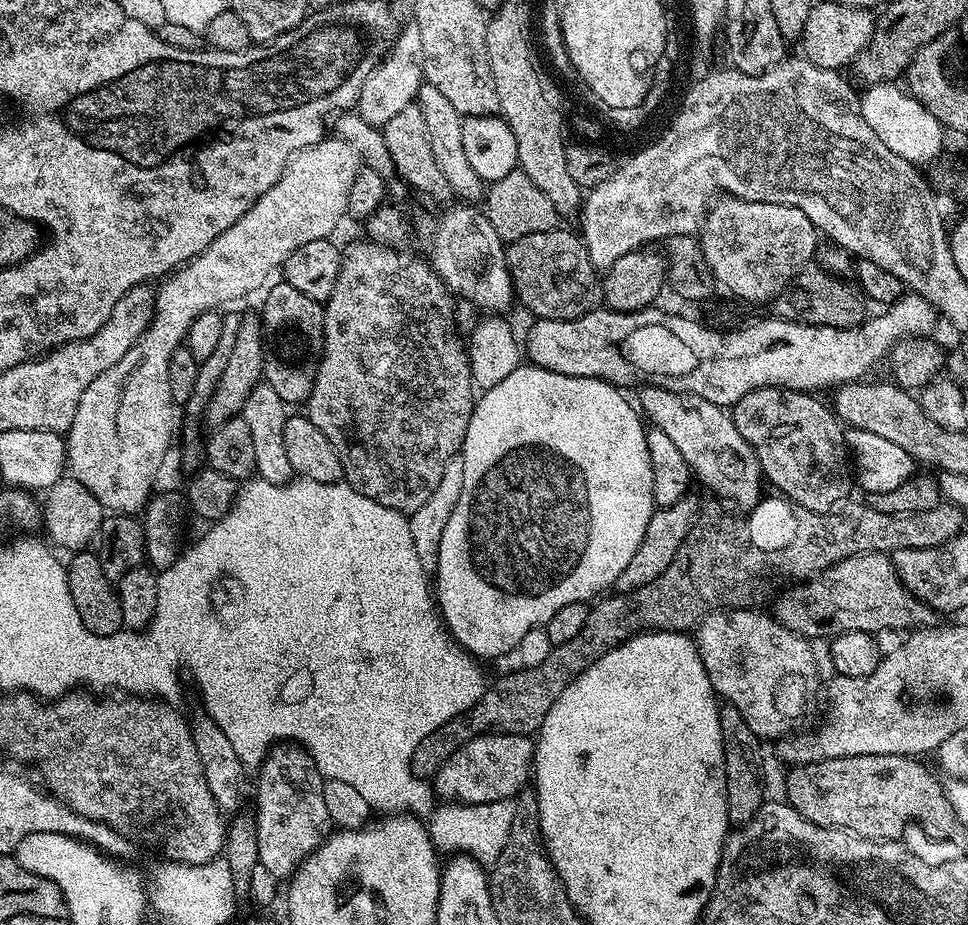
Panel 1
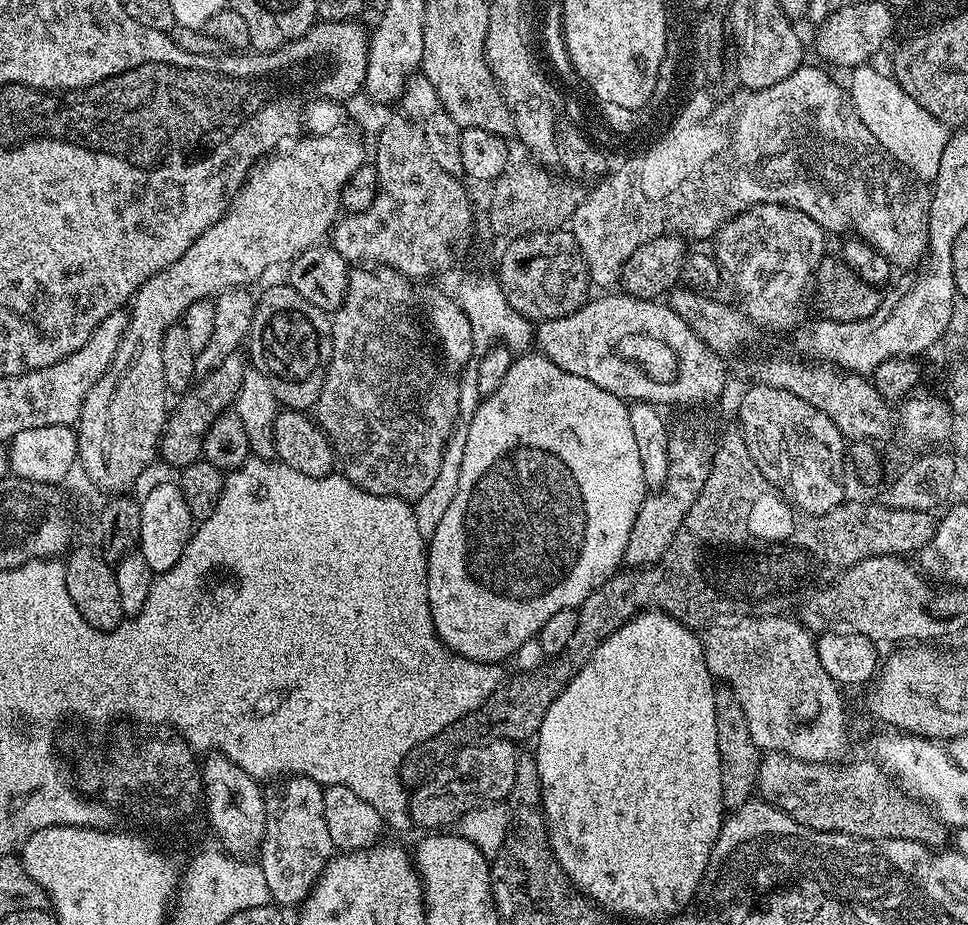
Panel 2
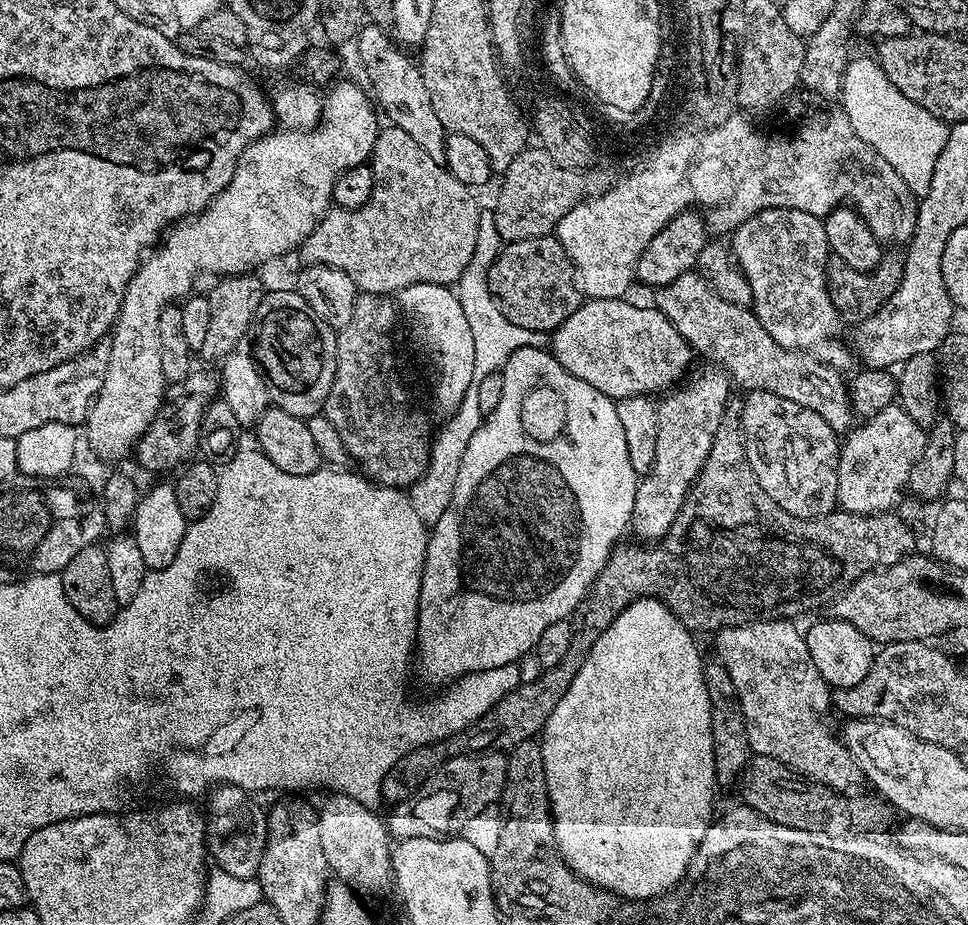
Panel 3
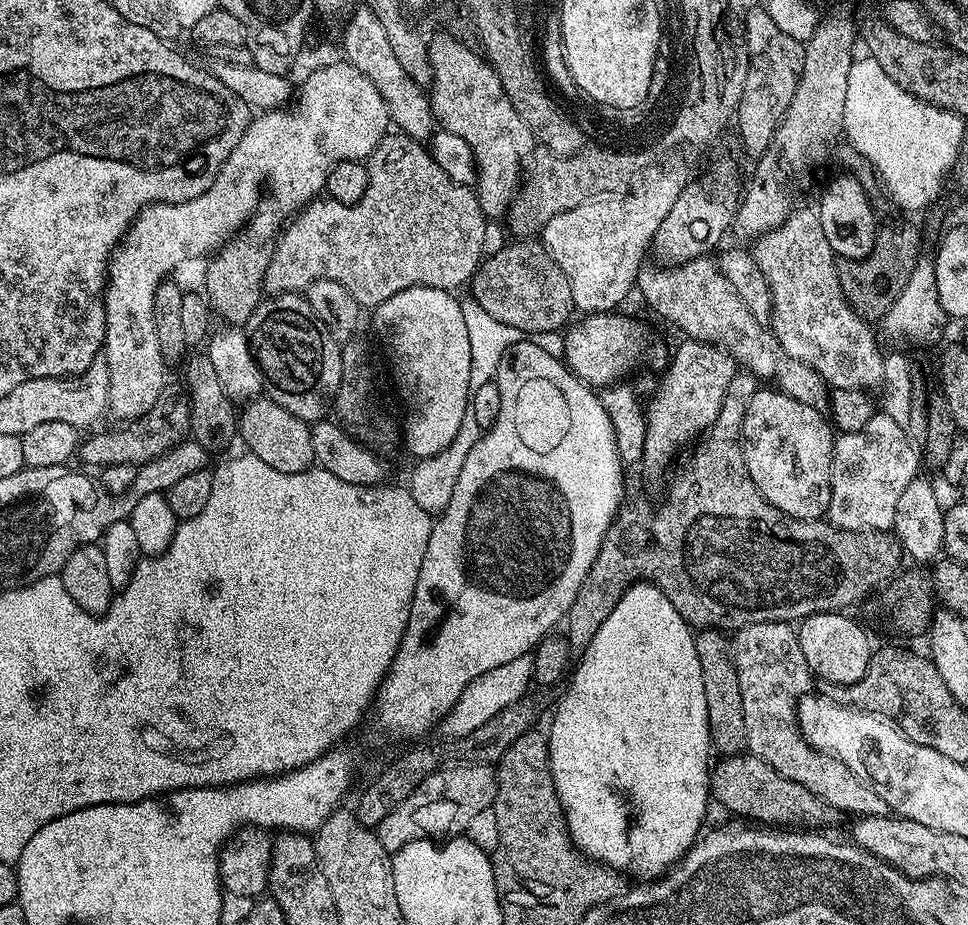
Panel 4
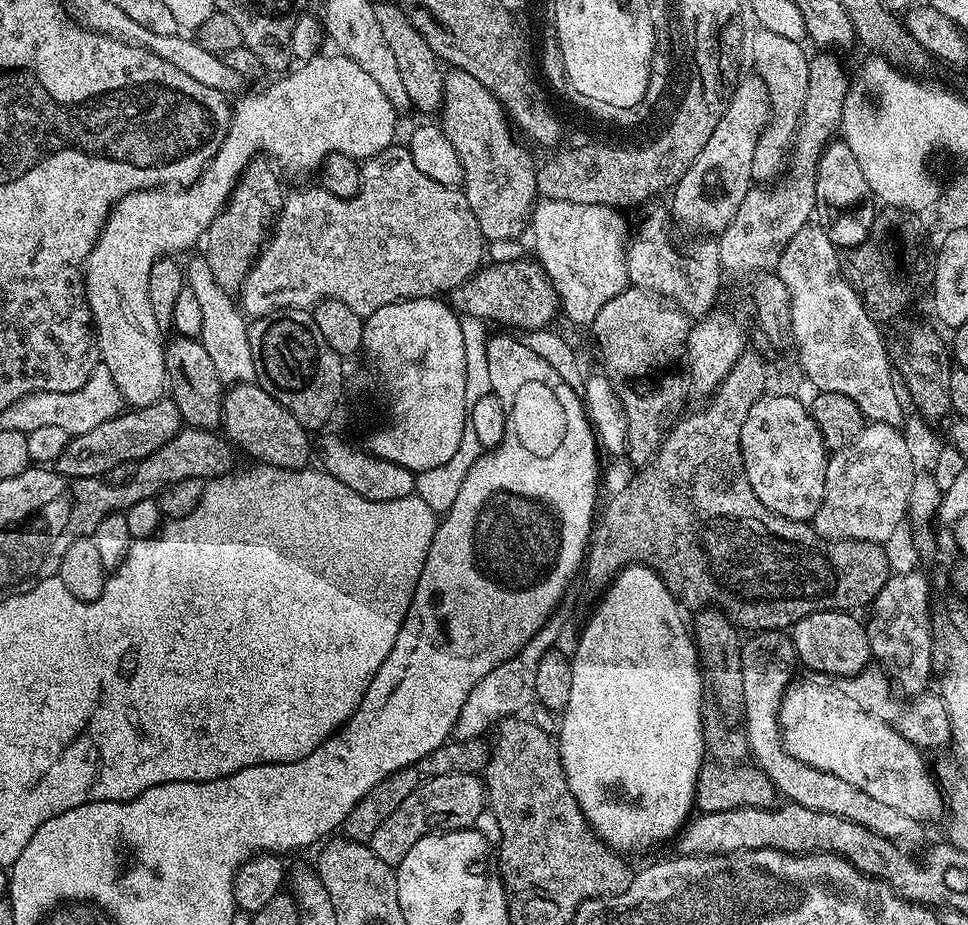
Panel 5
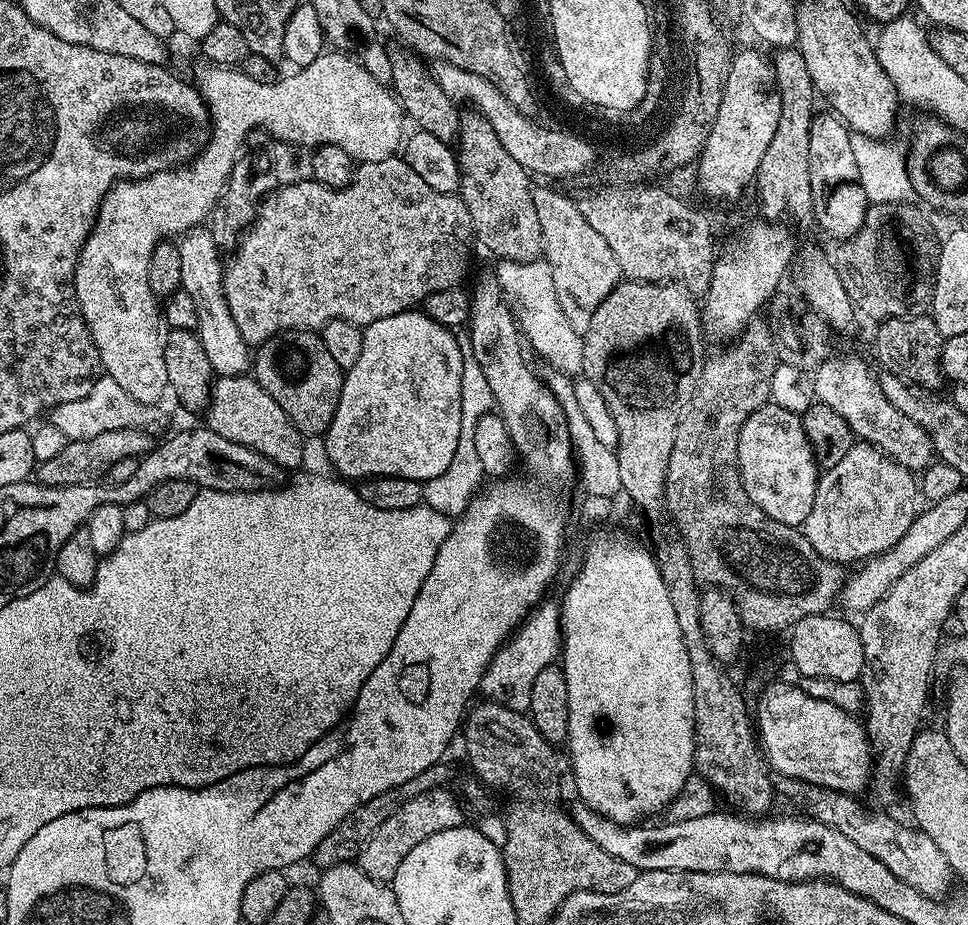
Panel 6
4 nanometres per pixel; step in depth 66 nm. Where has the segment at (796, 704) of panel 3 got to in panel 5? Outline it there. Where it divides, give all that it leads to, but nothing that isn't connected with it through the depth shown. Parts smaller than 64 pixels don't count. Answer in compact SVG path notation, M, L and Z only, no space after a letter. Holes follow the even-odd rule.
M777 630L757 632L748 639L743 641L740 649L744 683L742 731L746 736L753 763L769 776L777 791L791 803L806 806L816 812L838 814L839 817L858 822L859 825L866 826L905 850L918 847L926 836L925 825L921 821L907 817L886 802L870 798L865 791L859 790L836 775L826 774L810 767L809 764L798 762L785 751L780 743L780 699L789 684L793 683L792 671L798 668L792 637Z

